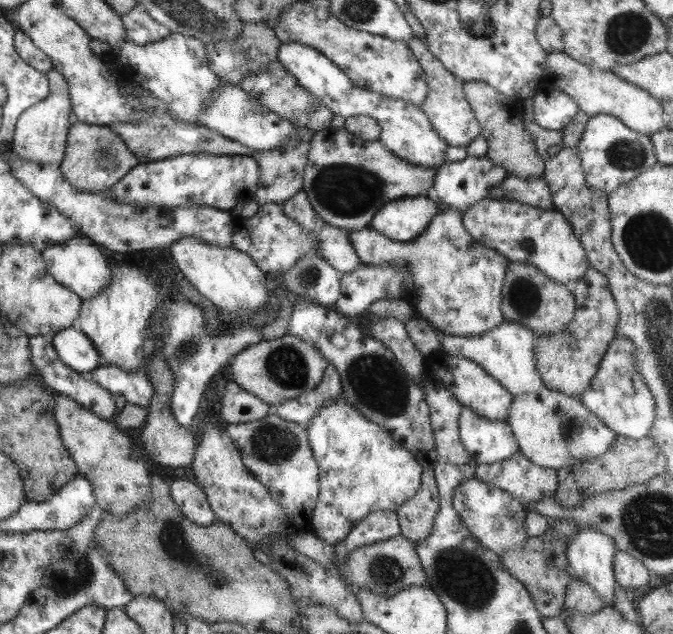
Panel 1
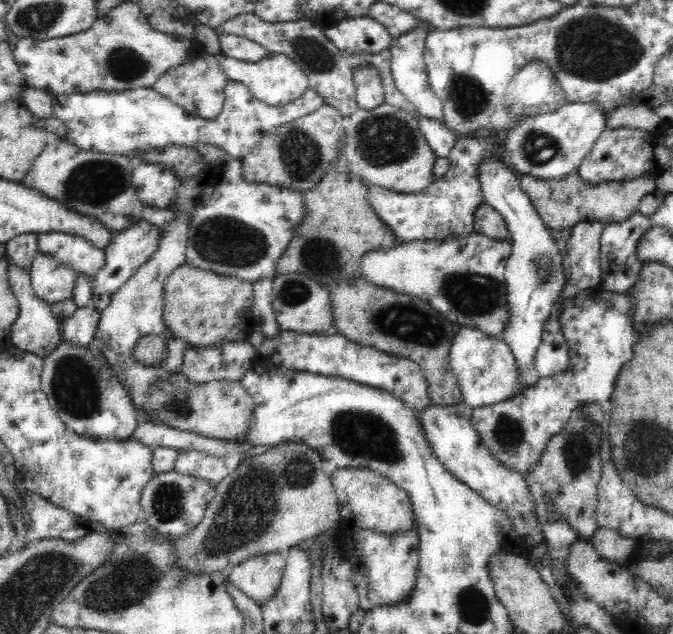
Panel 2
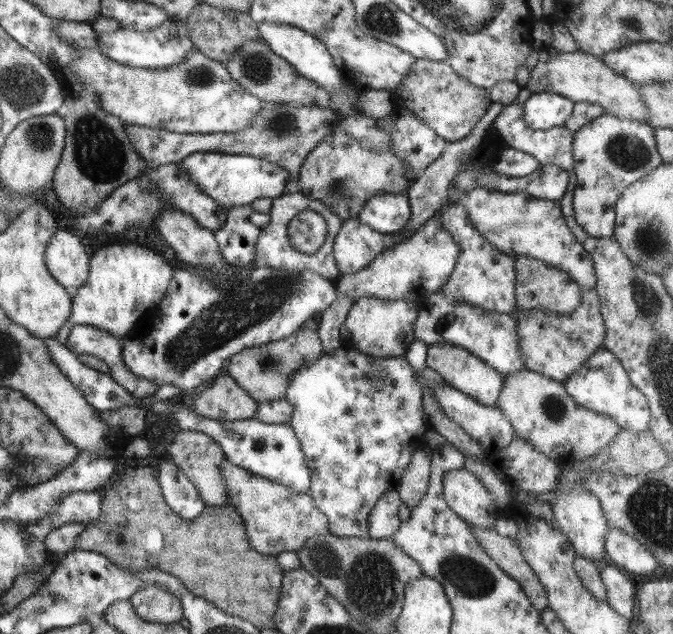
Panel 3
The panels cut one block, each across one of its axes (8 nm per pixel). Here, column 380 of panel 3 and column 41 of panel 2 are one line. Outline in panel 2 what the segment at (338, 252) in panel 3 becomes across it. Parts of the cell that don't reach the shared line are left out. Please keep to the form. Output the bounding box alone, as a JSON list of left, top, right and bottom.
[38,232,105,282]

